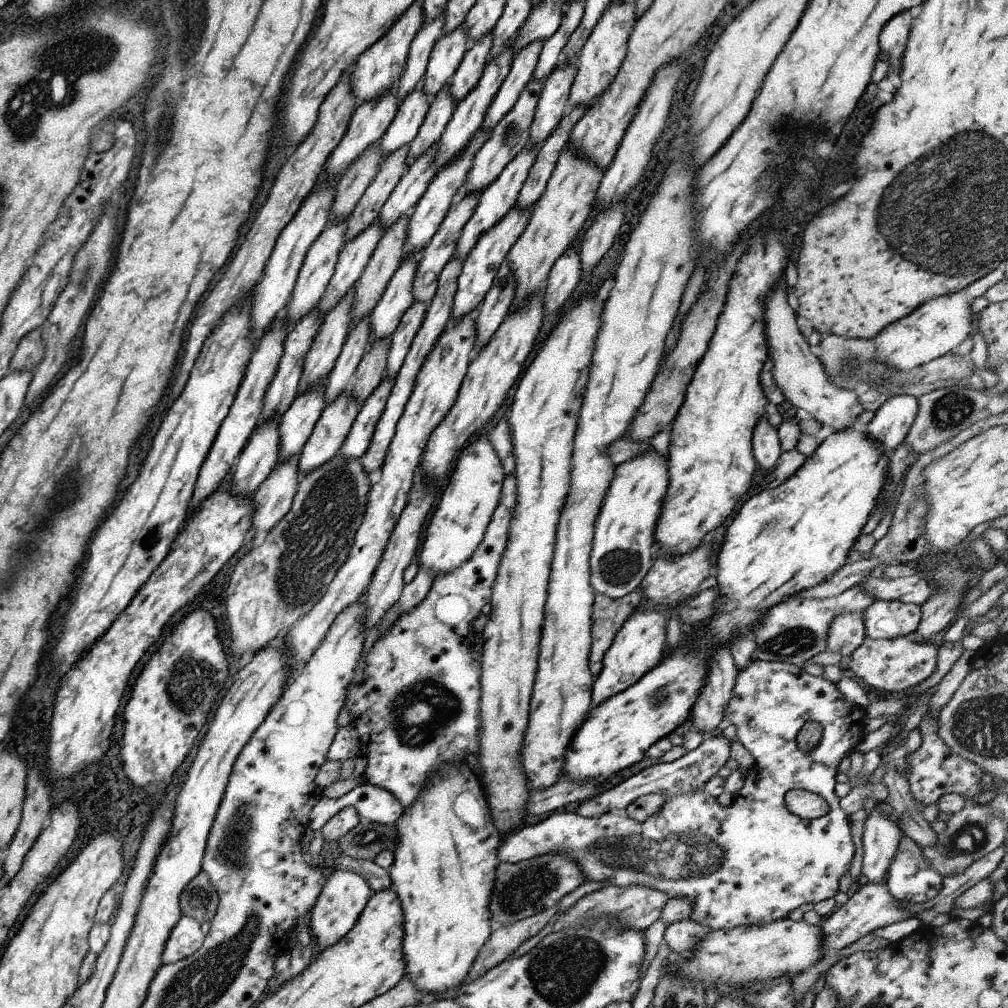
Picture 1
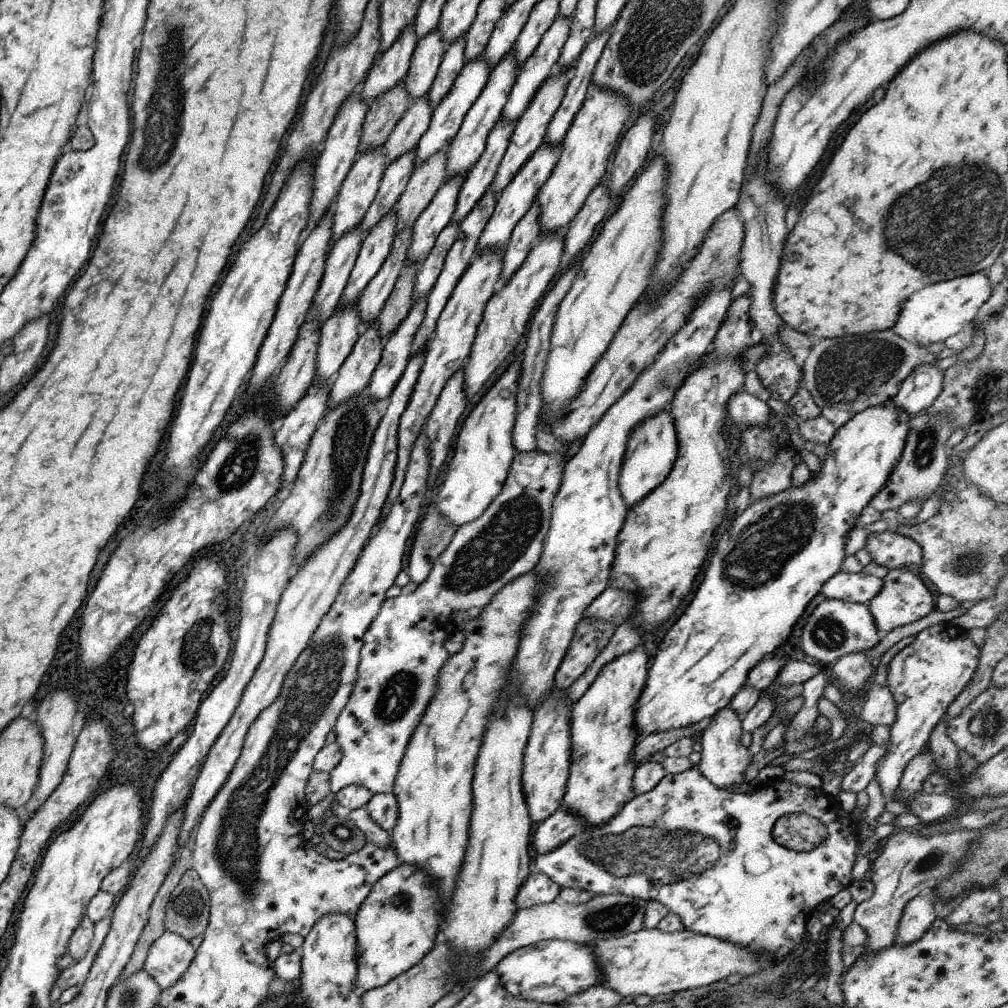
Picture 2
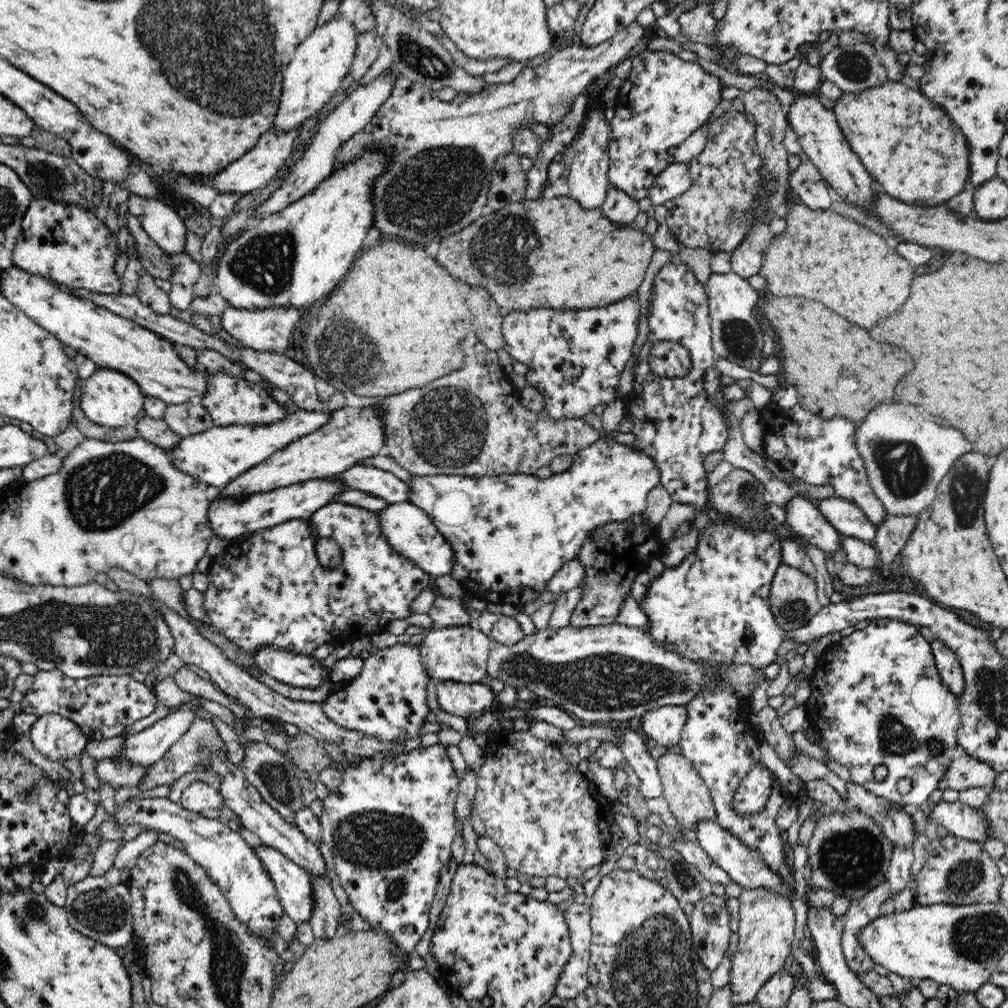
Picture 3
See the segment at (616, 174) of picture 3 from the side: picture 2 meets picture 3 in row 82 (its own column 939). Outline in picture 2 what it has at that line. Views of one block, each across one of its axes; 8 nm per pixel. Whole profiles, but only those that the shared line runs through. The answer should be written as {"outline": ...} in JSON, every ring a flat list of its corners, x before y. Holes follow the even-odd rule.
{"outline":[[945,621,923,629,915,636,914,641,899,650,890,662,887,687,891,690,897,704,897,717,891,726,891,746,887,748,888,754,876,772,876,778,879,780,887,802,894,800,893,792,899,788,905,766,921,752,922,746,929,742,930,733,947,713,949,704,952,704,952,701,955,701,967,687,977,670,980,653,981,649,968,637,965,628]]}

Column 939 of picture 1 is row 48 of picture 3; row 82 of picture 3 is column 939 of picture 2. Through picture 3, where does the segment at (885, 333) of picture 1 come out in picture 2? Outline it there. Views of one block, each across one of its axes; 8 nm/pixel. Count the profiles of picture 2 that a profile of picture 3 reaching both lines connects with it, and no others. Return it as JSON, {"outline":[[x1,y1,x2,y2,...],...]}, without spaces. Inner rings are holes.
{"outline":[[984,271,925,286,910,295,890,330,915,345,926,346,932,342,945,341,949,336,958,334,966,324,974,322,980,307,990,298,994,286]]}

